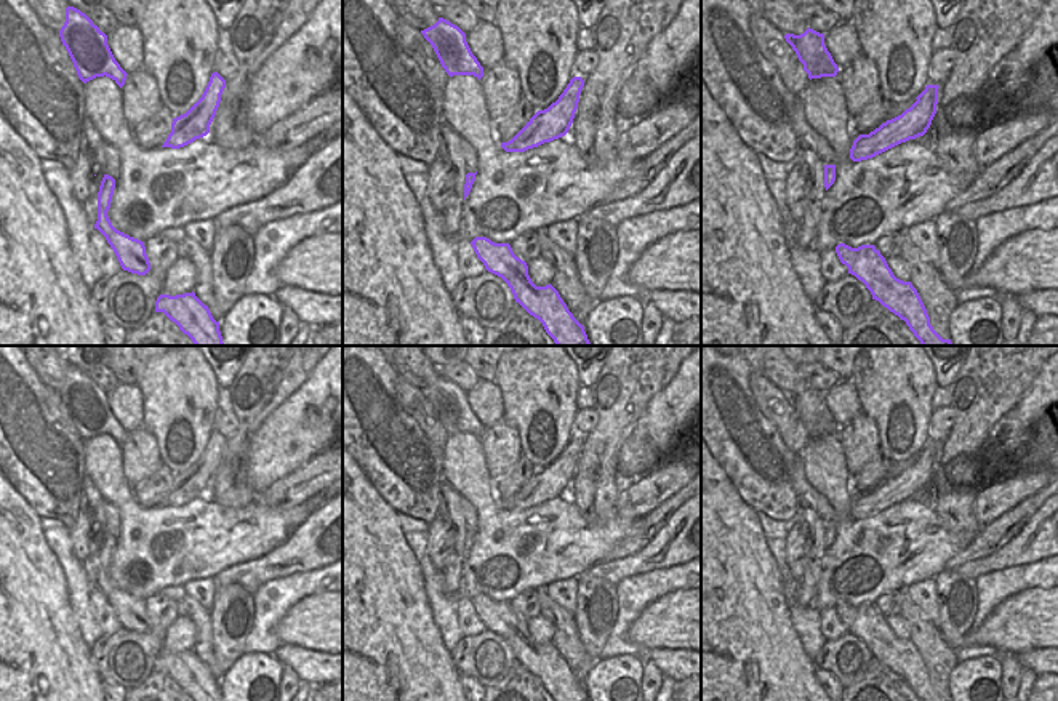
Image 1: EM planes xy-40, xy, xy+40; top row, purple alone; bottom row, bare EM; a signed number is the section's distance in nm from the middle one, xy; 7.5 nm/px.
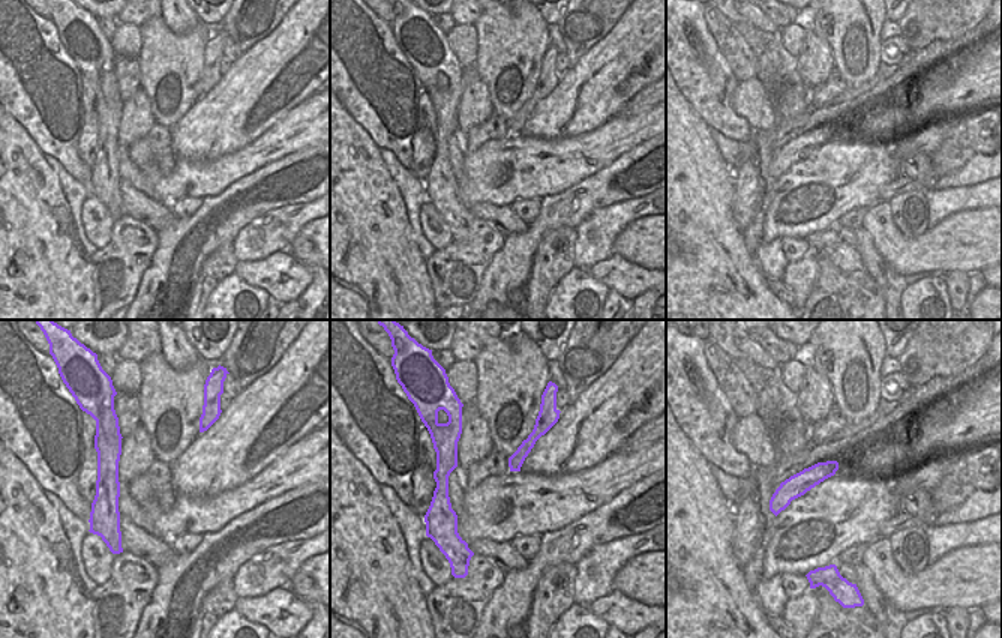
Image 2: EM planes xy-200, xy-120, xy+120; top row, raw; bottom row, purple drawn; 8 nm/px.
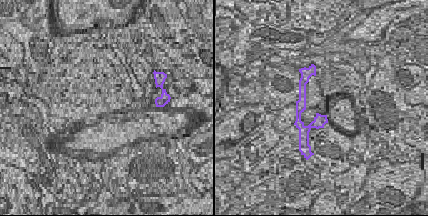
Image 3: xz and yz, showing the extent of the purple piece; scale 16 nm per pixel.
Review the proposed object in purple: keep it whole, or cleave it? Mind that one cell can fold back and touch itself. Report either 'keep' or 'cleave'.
cleave

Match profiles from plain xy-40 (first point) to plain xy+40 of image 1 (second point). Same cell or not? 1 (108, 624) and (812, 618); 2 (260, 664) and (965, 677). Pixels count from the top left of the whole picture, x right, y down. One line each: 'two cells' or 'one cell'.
1: two cells
2: one cell

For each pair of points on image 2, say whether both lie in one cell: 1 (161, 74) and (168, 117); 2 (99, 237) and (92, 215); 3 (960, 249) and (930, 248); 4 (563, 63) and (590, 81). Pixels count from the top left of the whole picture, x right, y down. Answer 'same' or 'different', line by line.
1: same
2: same
3: same
4: different

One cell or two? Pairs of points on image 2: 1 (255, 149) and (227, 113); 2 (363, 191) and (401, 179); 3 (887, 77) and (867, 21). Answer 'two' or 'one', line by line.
1: two
2: two
3: two

